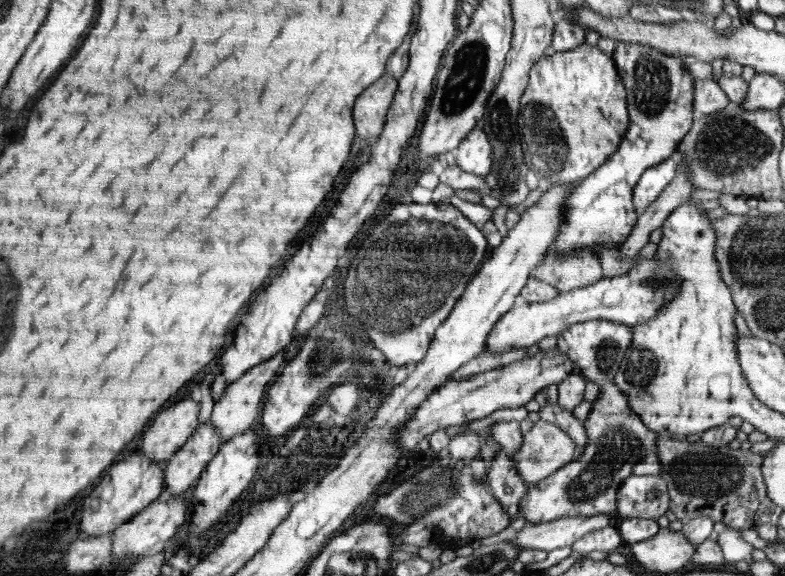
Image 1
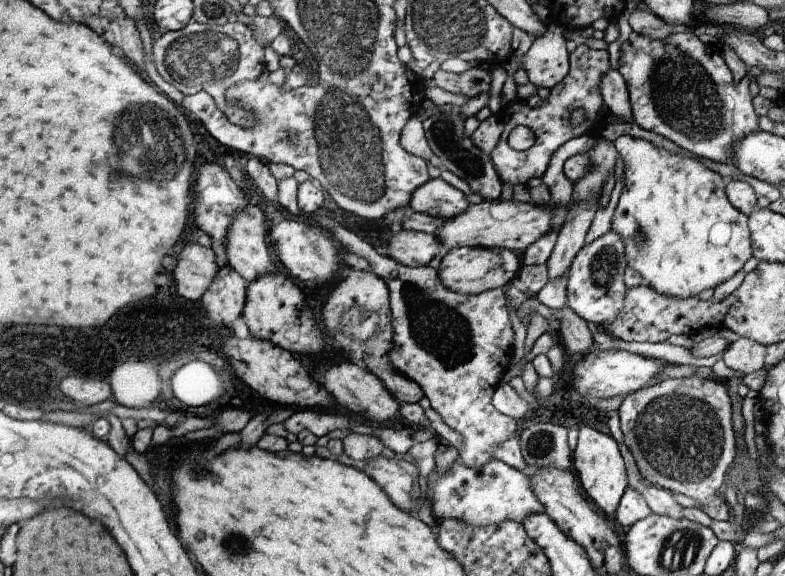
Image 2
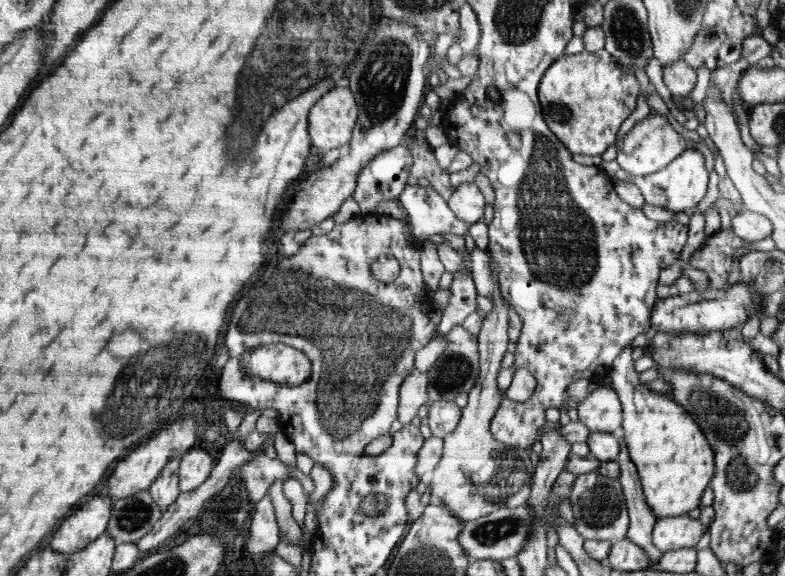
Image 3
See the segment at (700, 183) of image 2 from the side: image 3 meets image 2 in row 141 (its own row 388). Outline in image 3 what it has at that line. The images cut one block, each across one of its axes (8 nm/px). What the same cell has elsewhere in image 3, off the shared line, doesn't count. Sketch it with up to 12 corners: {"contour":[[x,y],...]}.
{"contour":[[634,369],[610,374],[621,434],[655,520],[700,506],[716,453]]}

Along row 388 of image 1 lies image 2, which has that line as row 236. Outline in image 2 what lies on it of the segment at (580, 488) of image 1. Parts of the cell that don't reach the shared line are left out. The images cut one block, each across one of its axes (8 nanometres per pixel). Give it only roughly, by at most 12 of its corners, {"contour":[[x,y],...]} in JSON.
{"contour":[[612,230],[569,268],[567,306],[599,327],[628,294],[625,244]]}

